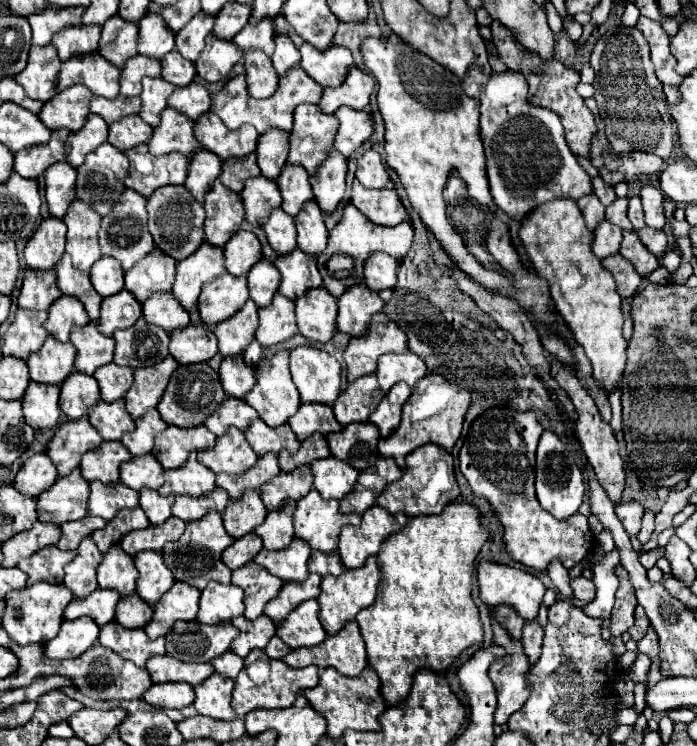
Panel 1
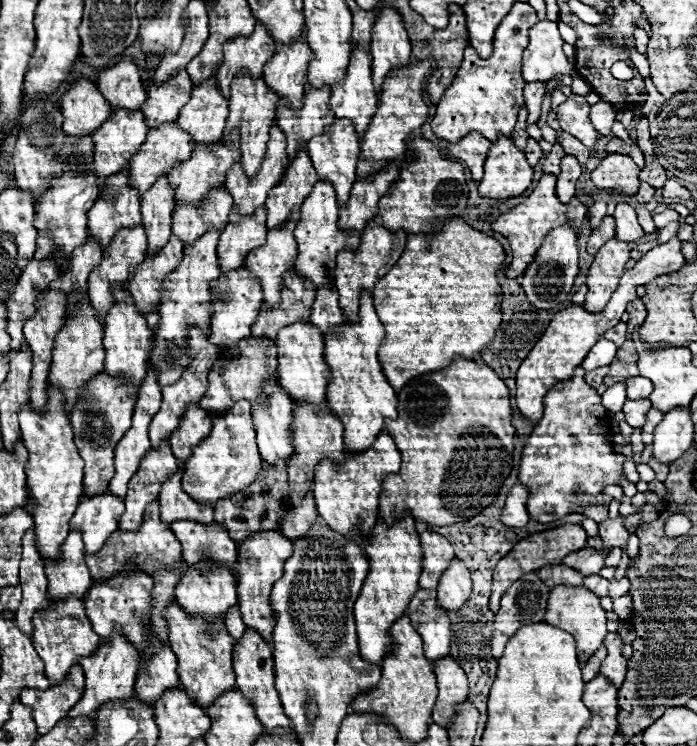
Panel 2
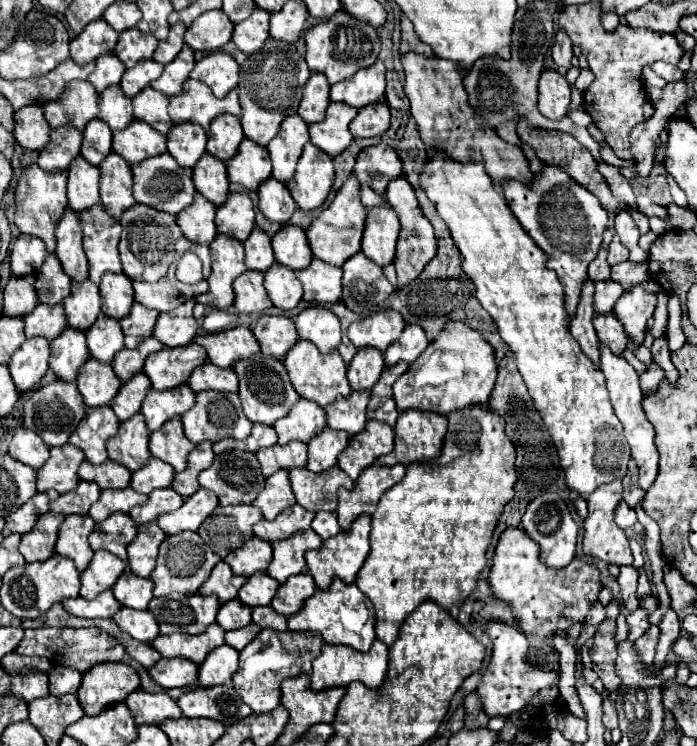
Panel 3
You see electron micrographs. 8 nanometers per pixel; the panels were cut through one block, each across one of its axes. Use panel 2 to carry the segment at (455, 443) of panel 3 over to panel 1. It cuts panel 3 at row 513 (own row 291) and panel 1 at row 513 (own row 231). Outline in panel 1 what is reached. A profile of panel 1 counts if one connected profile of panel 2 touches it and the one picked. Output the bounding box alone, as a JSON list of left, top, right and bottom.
[356,502,488,706]

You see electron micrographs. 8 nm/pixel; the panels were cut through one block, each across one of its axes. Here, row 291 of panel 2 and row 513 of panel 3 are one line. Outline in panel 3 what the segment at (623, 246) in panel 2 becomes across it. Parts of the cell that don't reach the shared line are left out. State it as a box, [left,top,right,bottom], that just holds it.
[582,480,632,564]

